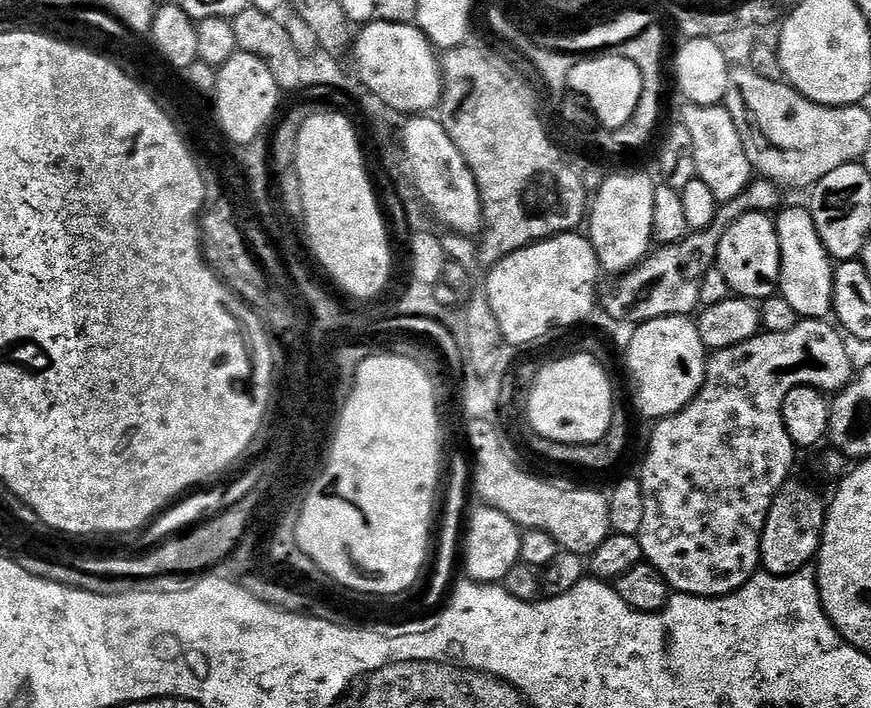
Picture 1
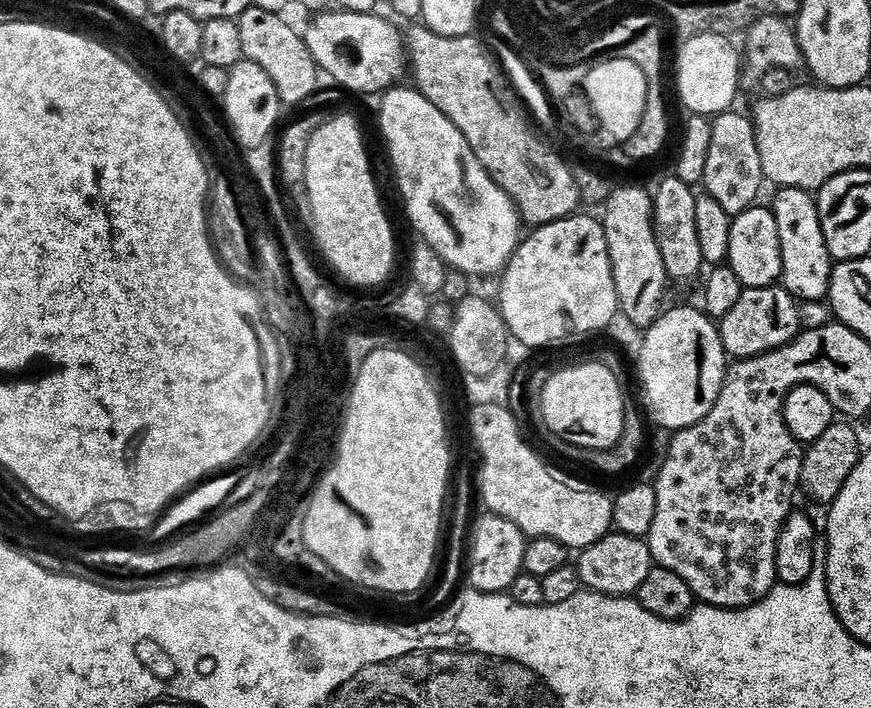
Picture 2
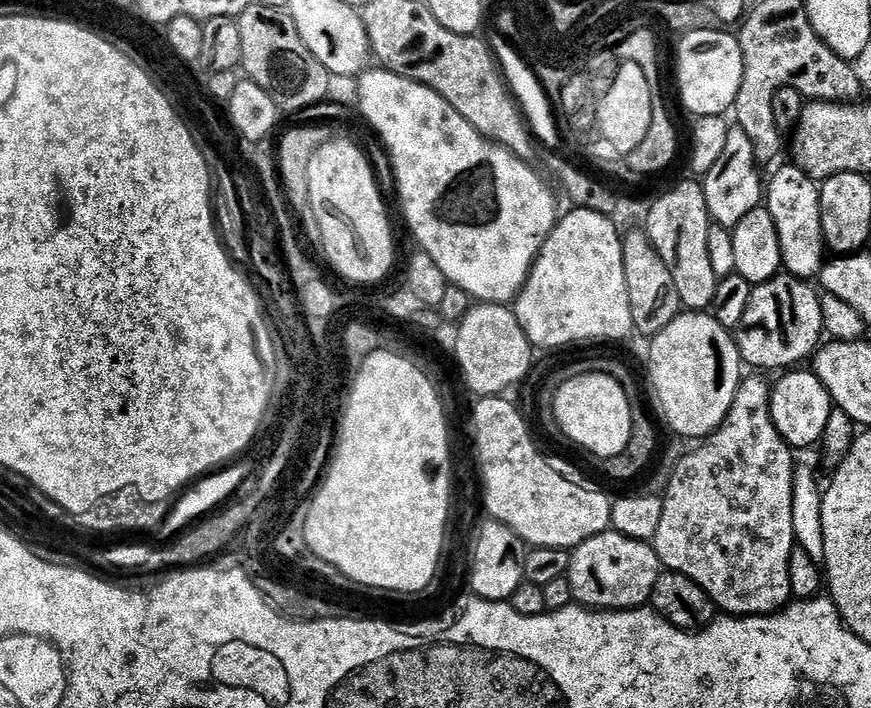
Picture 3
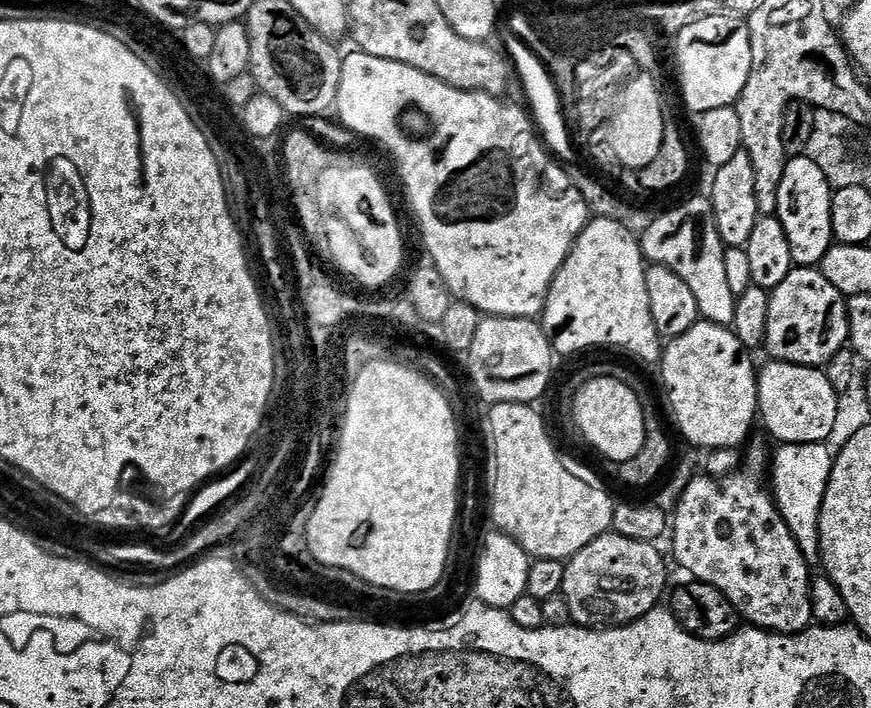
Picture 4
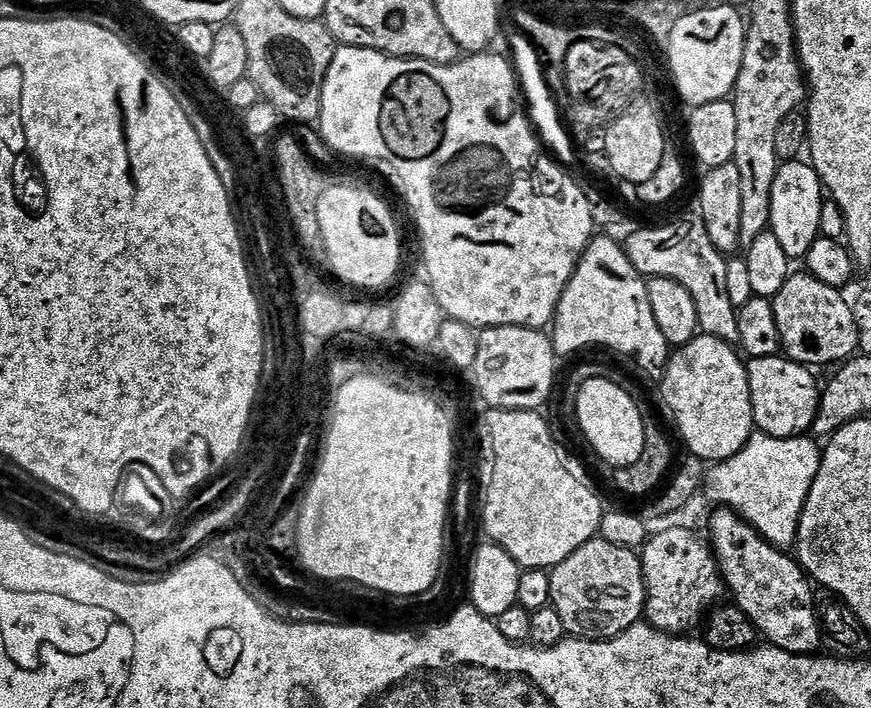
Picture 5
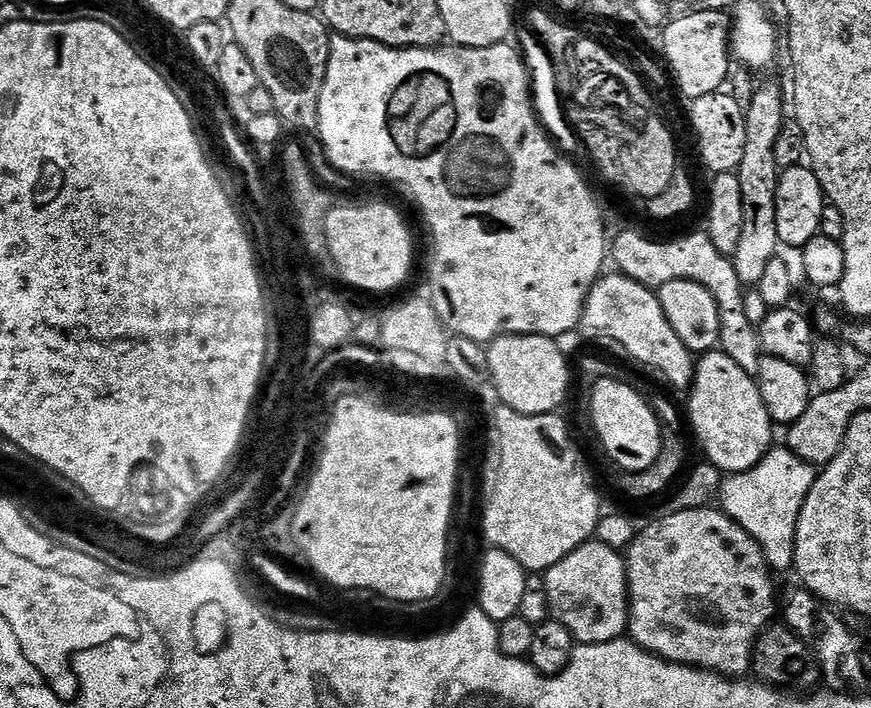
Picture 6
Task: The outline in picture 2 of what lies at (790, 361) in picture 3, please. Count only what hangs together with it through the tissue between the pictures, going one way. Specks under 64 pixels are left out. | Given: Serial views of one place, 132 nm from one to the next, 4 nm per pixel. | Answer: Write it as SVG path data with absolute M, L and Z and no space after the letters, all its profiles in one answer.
M782 286L771 288L744 288L738 302L728 314L718 320L722 346L729 357L736 360L745 360L751 356L761 356L763 352L769 352L775 348L786 346L795 336L800 335L800 304L796 297L792 296Z

